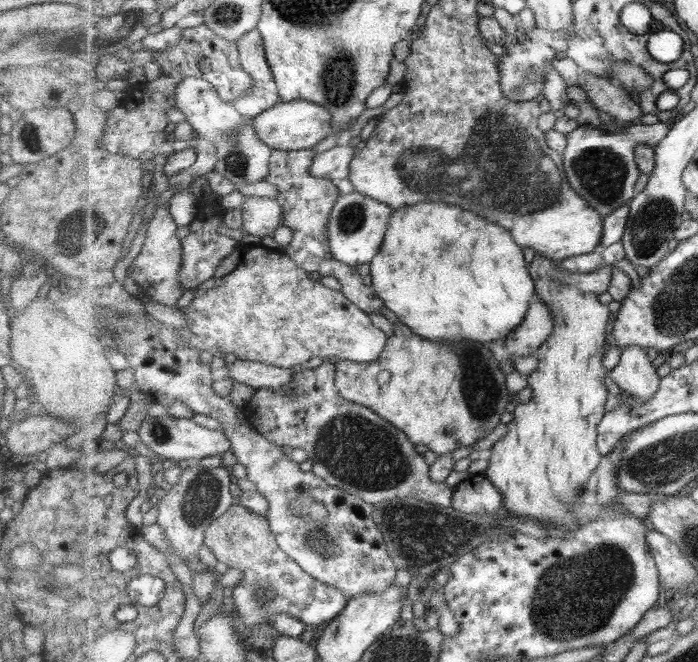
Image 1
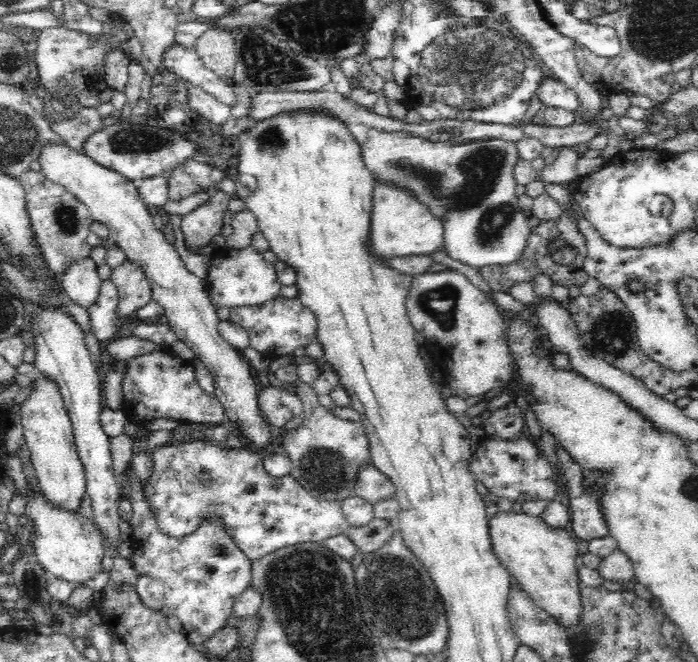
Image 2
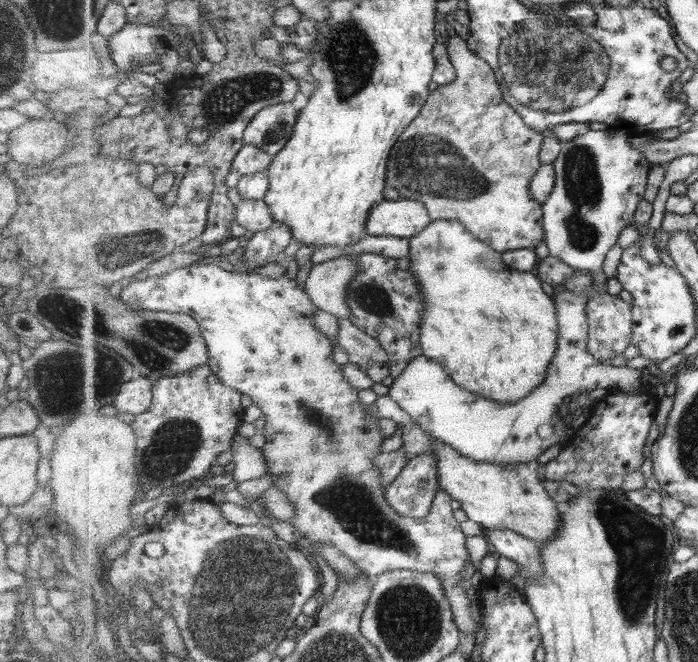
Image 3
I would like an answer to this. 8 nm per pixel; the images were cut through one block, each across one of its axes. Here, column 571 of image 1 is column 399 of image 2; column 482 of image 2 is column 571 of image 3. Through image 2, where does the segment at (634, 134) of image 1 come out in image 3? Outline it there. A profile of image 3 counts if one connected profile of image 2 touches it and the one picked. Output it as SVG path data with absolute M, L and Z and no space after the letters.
M614 128L613 134L606 130L590 130L587 134L576 136L569 142L562 142L561 155L553 164L556 170L556 184L553 193L543 204L544 242L549 254L561 259L574 269L589 273L597 294L607 293L607 276L603 273L603 262L609 250L617 244L619 234L634 224L635 214L645 198L647 176L654 166L645 159L643 152L629 142L629 131Z

